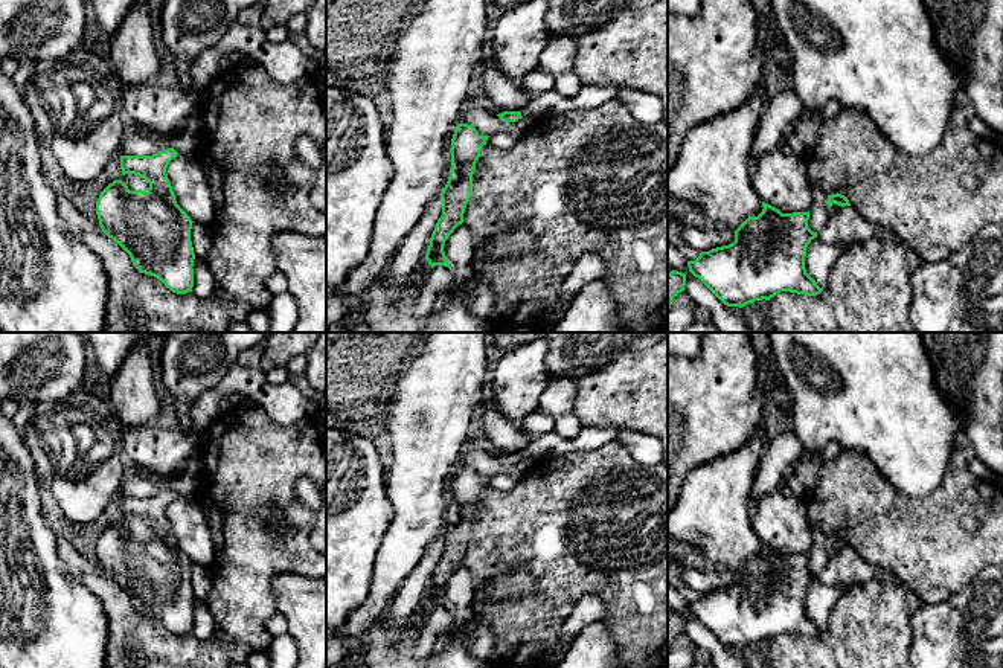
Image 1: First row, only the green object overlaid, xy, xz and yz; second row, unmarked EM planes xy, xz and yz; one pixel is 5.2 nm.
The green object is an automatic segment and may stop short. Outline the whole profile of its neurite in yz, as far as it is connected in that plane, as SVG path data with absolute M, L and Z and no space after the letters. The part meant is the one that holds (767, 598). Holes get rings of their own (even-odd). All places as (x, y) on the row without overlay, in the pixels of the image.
M764 543L762 549L758 558L748 558L735 572L732 586L701 593L695 602L687 602L689 613L727 648L742 650L755 642L770 642L780 633L805 637L823 633L805 610L806 589L817 580L817 573L808 569L809 552L782 555Z

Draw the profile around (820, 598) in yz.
M811 581L806 589L805 610L820 630L826 628L829 612L849 586Z

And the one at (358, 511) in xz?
M326 427L326 631L340 631L351 612L367 598L373 561L395 509L386 491L386 473L372 439Z

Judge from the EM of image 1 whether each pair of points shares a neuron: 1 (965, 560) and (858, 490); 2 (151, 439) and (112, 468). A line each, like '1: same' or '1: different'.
1: same
2: different

